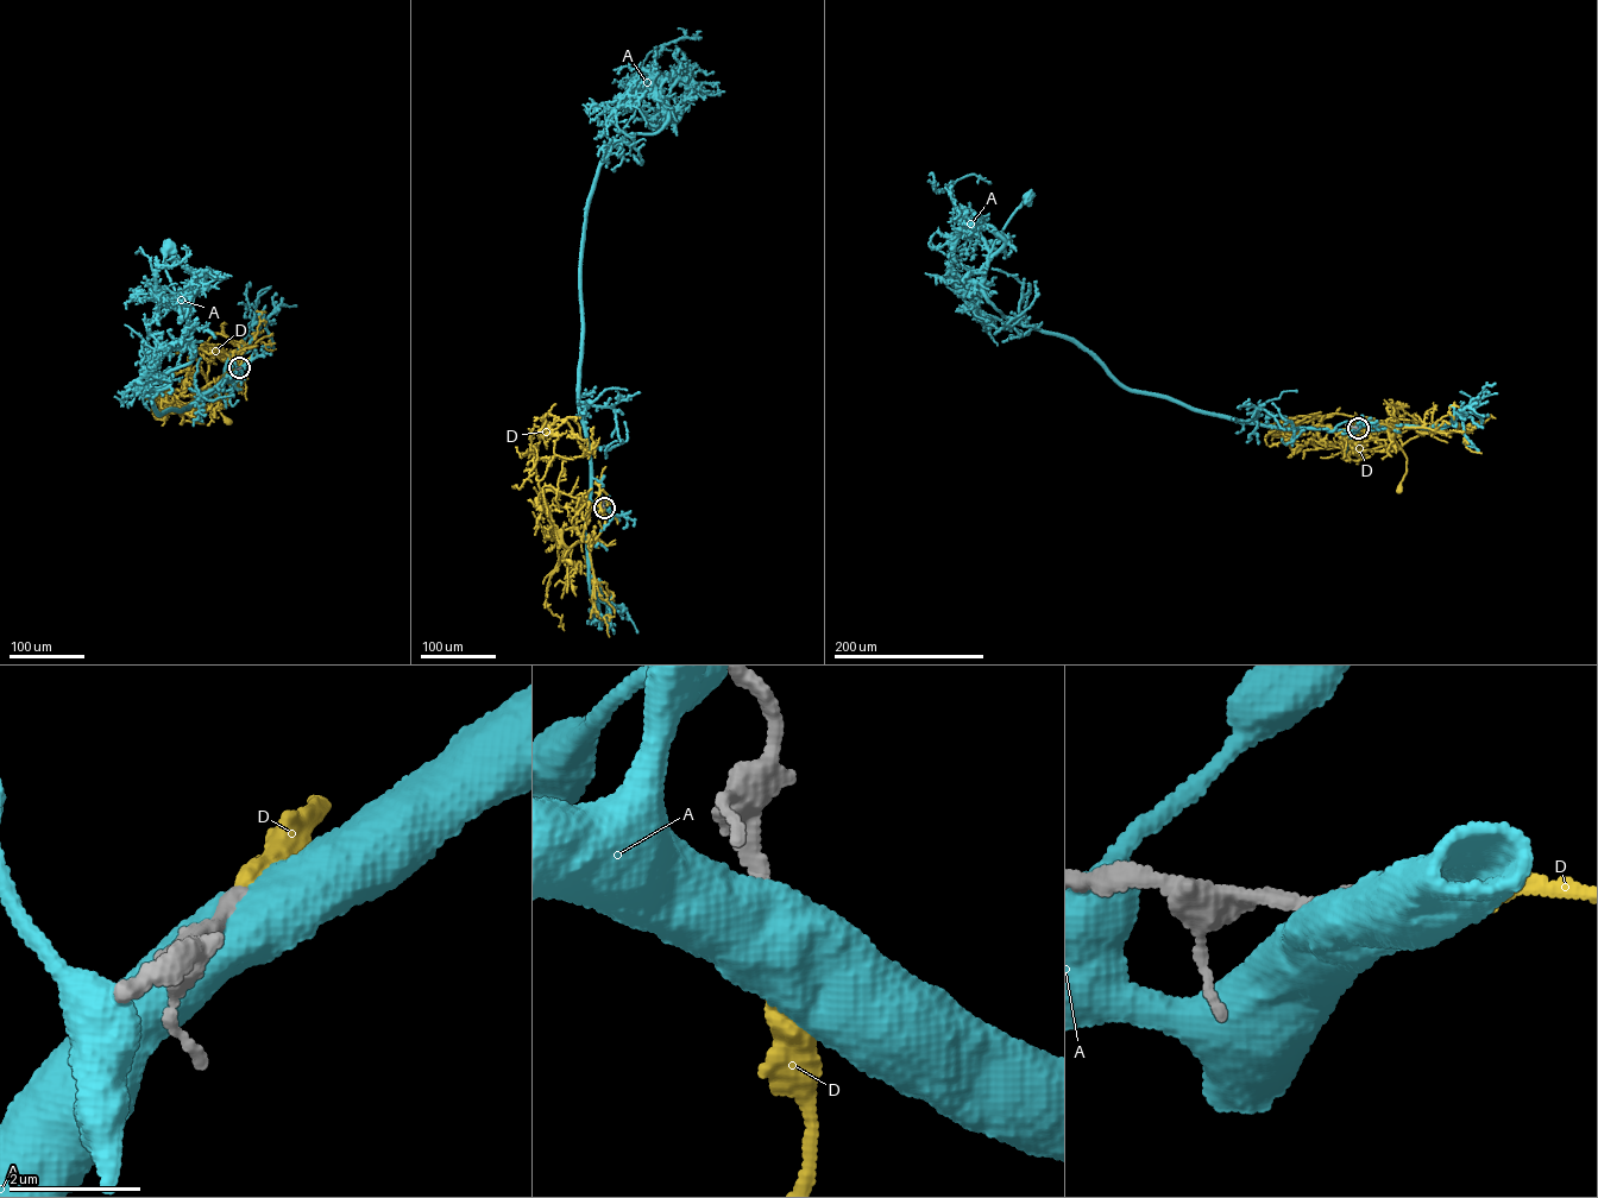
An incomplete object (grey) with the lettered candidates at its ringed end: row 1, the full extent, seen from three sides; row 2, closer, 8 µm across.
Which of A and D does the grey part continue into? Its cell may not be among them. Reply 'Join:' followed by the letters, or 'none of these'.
Join: D

